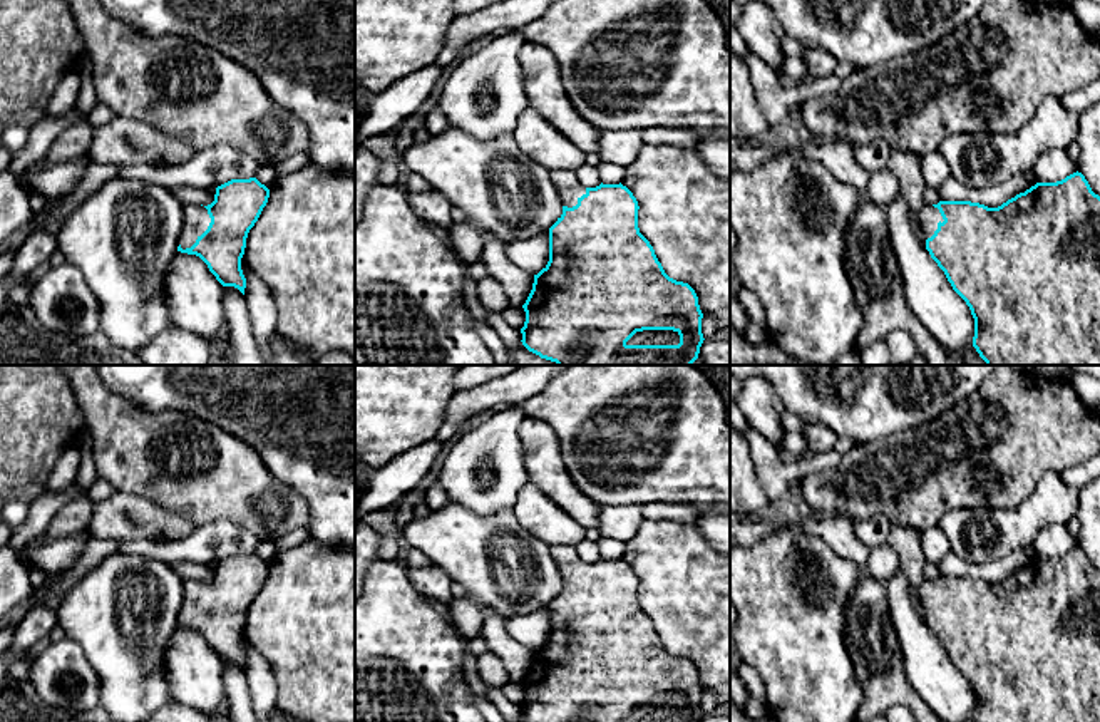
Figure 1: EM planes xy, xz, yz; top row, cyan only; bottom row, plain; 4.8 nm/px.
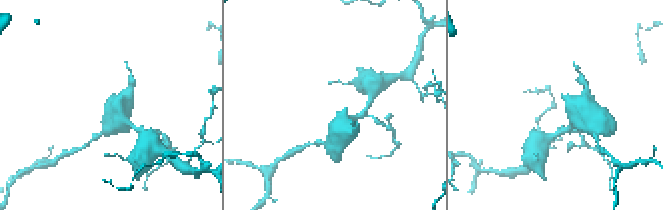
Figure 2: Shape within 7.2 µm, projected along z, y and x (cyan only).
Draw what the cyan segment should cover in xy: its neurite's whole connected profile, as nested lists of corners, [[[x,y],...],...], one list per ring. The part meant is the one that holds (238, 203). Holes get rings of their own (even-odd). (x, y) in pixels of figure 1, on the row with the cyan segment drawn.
[[[256,178],[231,179],[216,188],[211,204],[182,206],[177,251],[199,256],[223,286],[234,286],[244,295],[241,258],[268,198],[270,189]]]

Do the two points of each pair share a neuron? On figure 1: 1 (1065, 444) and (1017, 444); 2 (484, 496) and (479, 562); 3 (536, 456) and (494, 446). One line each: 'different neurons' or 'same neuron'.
1: same neuron
2: different neurons
3: different neurons

